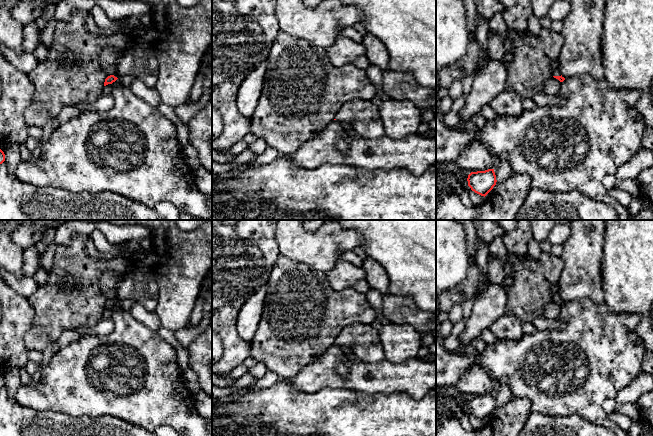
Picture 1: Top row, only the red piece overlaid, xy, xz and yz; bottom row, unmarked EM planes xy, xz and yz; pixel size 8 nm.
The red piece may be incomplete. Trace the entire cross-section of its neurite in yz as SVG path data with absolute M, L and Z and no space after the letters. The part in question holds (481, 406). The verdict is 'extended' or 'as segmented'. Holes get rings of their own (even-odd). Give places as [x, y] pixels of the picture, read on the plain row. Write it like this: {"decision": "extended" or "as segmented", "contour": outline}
{"decision": "as segmented", "contour": "M494 393L471 396L467 405L472 415L484 421L493 413L497 406Z"}

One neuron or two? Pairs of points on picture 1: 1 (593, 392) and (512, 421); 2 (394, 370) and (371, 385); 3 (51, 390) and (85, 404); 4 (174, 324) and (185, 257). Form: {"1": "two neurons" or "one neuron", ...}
{"1": "two neurons", "2": "one neuron", "3": "one neuron", "4": "one neuron"}

